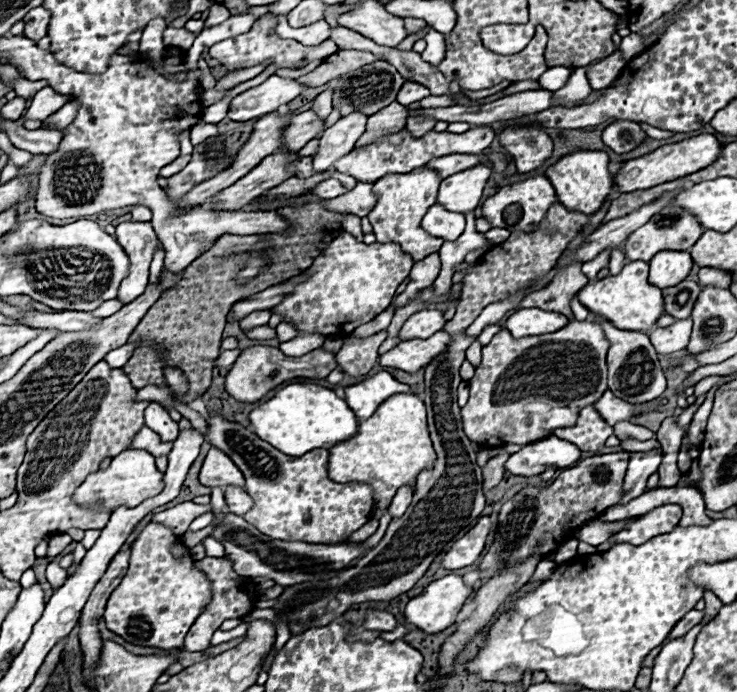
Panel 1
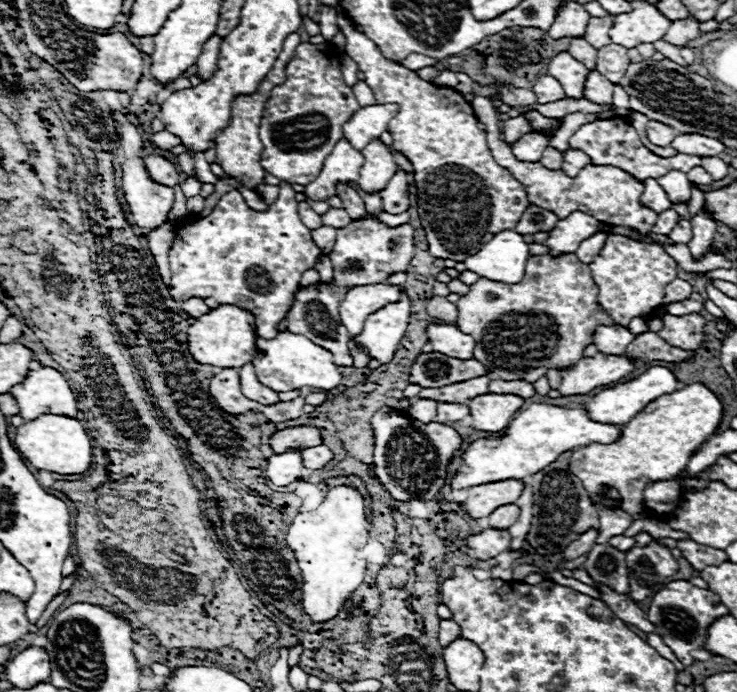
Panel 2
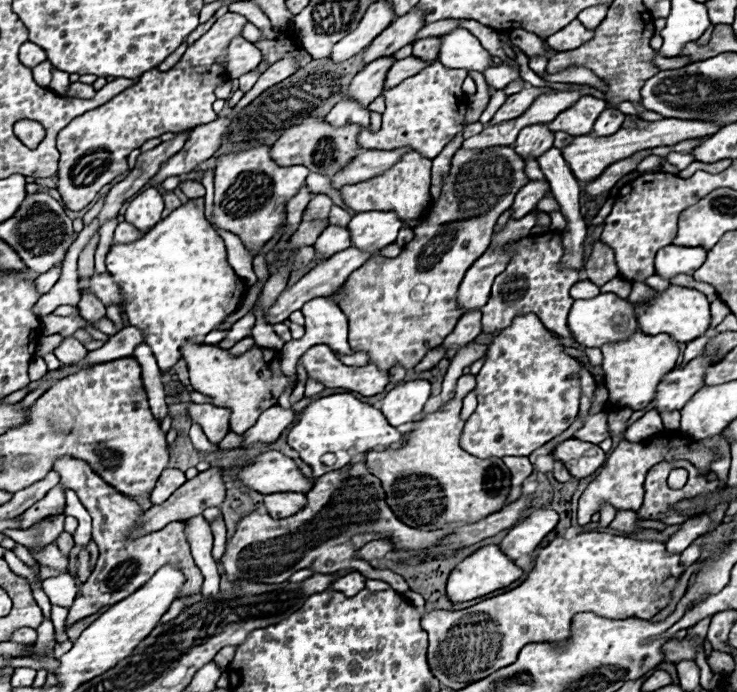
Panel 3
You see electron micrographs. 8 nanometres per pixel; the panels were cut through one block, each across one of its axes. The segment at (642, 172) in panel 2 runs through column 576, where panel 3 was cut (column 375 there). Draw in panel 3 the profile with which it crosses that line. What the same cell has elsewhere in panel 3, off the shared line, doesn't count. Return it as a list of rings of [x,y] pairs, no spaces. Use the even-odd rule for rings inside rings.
[[[440,62],[426,66],[420,74],[406,78],[396,88],[384,92],[386,110],[382,114],[382,128],[372,132],[368,108],[360,108],[352,100],[338,102],[324,118],[326,124],[340,128],[344,124],[358,124],[362,130],[358,132],[358,146],[368,150],[396,150],[404,146],[412,146],[422,152],[426,158],[436,158],[446,144],[460,134],[464,114],[466,114],[465,93],[462,90],[464,79],[468,75],[466,69],[444,68]]]

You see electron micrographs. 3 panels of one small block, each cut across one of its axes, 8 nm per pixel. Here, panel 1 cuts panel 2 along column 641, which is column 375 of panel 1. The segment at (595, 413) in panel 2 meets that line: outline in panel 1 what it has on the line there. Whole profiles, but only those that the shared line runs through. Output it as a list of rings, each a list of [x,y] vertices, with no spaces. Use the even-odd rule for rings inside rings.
[[[378,372],[360,384],[348,386],[346,388],[346,402],[360,420],[366,420],[376,412],[376,408],[384,400],[388,400],[388,396],[406,394],[406,392],[410,392],[408,384],[398,382],[388,372]]]

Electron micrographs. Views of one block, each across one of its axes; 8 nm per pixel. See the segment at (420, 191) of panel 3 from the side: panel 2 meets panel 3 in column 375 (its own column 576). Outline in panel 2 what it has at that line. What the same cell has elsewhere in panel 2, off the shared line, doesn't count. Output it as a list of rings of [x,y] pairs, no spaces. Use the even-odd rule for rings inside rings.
[[[476,96],[472,100],[472,108],[478,116],[478,120],[486,126],[486,134],[488,134],[488,148],[492,158],[508,168],[516,180],[520,180],[528,192],[528,200],[534,206],[540,206],[544,210],[554,212],[560,220],[564,220],[568,214],[580,210],[586,212],[590,216],[594,216],[596,220],[610,224],[610,226],[632,226],[636,228],[640,234],[648,234],[652,224],[656,222],[656,214],[644,206],[640,206],[640,192],[644,190],[642,182],[634,180],[628,172],[614,168],[614,166],[594,166],[590,164],[588,168],[582,168],[580,174],[576,178],[566,176],[562,170],[548,170],[544,168],[540,162],[520,162],[512,156],[510,146],[502,140],[500,128],[498,128],[498,116],[490,104],[488,98]]]

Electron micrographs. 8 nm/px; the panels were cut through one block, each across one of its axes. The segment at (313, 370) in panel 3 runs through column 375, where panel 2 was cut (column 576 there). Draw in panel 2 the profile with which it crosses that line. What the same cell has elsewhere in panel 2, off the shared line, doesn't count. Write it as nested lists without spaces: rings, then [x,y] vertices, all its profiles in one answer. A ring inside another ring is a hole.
[[[598,352],[594,358],[582,358],[572,368],[560,368],[560,388],[562,396],[588,394],[594,388],[610,386],[630,374],[636,366],[626,356],[608,356]]]

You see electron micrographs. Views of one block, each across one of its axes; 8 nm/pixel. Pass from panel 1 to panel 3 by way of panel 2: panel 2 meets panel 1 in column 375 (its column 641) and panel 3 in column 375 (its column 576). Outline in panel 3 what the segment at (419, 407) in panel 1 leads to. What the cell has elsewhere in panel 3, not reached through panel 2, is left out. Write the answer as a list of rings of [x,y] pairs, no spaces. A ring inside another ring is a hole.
[[[472,374],[460,376],[454,398],[436,412],[422,414],[414,422],[410,436],[398,448],[370,450],[366,454],[368,470],[380,480],[386,502],[398,520],[420,530],[438,530],[448,522],[476,522],[504,508],[510,488],[508,468],[496,458],[476,458],[458,444],[464,420],[460,420],[462,400],[476,386]]]

